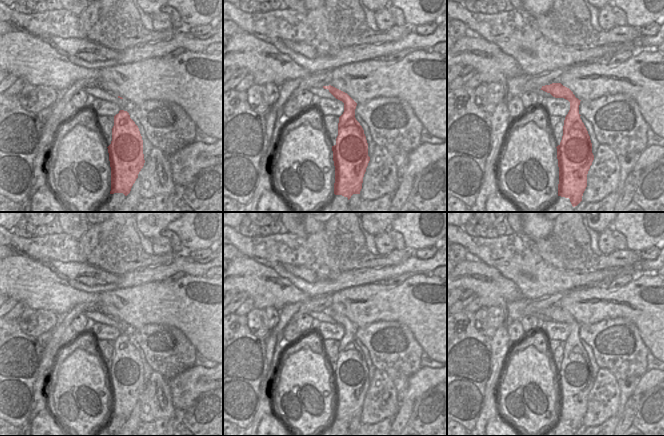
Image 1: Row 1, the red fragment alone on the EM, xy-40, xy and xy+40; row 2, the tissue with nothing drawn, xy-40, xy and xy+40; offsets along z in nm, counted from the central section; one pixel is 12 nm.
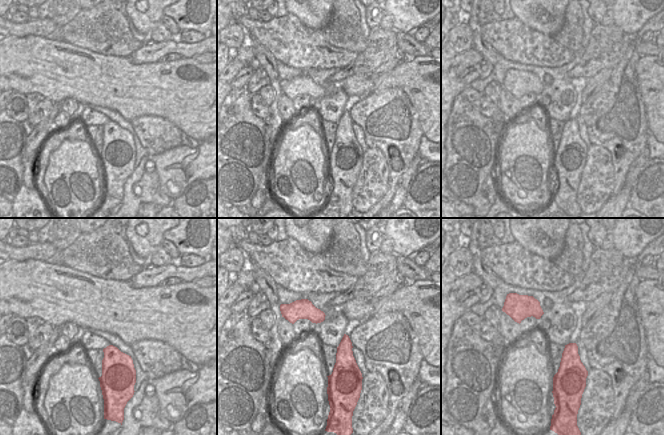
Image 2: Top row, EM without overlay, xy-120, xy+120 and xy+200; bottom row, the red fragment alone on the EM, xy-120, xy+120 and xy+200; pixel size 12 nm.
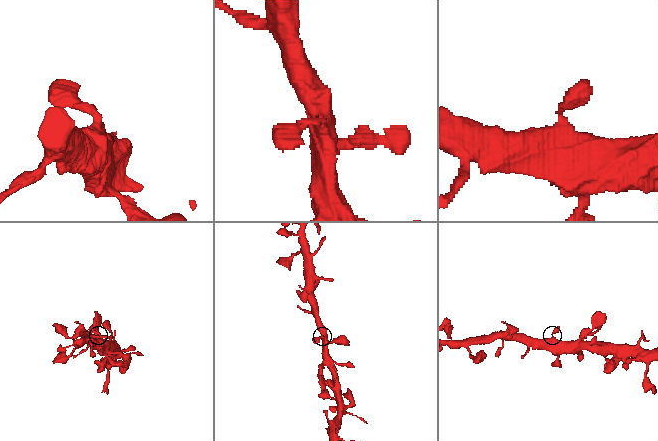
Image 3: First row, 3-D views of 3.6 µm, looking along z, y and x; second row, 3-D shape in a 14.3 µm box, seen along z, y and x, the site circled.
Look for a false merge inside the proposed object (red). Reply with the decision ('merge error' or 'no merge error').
no merge error

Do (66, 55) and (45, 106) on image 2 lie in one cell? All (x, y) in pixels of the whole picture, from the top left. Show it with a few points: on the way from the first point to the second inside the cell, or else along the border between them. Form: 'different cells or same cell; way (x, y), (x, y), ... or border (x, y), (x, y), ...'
different cells; border (26, 94), (40, 93), (54, 102)

